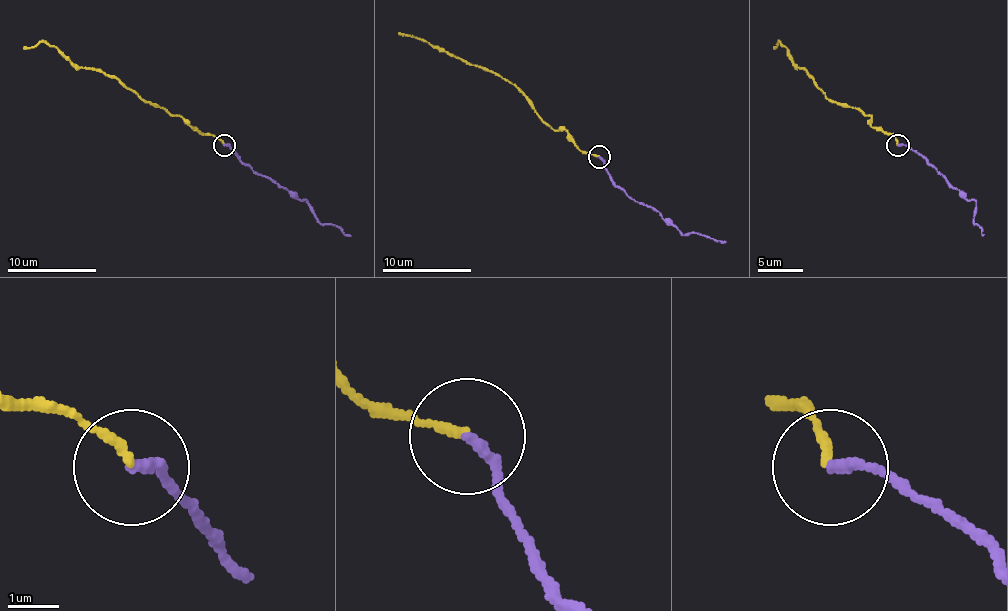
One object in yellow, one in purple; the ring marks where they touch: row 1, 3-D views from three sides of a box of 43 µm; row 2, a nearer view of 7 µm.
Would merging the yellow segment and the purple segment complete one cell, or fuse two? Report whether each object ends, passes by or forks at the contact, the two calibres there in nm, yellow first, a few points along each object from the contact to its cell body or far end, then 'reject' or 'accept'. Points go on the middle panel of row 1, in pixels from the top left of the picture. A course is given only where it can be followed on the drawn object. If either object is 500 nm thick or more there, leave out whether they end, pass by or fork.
yellow ends | purple ends | 170/200 nm | yellow via (598, 156), (583, 151), (565, 129), (551, 129), (520, 91), (491, 71), (399, 33) | purple via (598, 156), (619, 187), (654, 210), (681, 234), (695, 232), (726, 241) | accept

